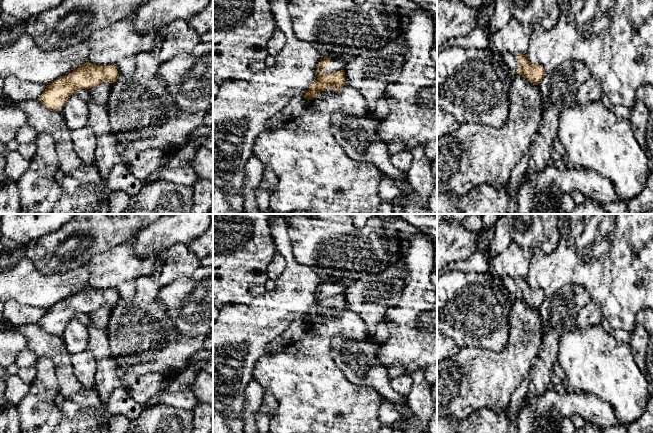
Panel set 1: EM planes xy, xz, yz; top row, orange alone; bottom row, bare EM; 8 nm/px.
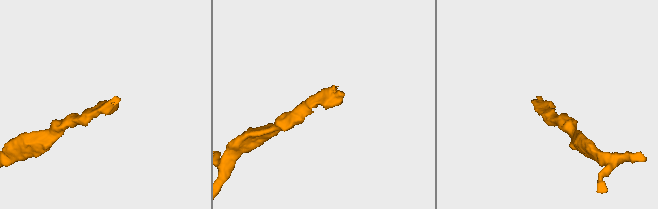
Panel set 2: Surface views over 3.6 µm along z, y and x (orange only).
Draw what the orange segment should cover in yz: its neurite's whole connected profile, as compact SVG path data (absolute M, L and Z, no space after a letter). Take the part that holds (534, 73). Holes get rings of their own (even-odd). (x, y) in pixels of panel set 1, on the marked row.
M503 53L503 60L514 74L521 74L534 85L538 85L546 72L539 64L532 64L526 55Z

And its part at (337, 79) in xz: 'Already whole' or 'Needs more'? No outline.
Needs more

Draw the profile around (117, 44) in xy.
M134 13L127 19L93 32L86 39L91 47L88 61L96 65L115 65L119 75L131 77L135 71L134 56L151 52L158 36L163 41L166 27L141 34L137 30Z

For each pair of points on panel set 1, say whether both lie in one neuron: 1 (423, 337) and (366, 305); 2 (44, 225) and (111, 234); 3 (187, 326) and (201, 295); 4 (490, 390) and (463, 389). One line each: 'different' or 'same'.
1: different
2: different
3: same
4: same

